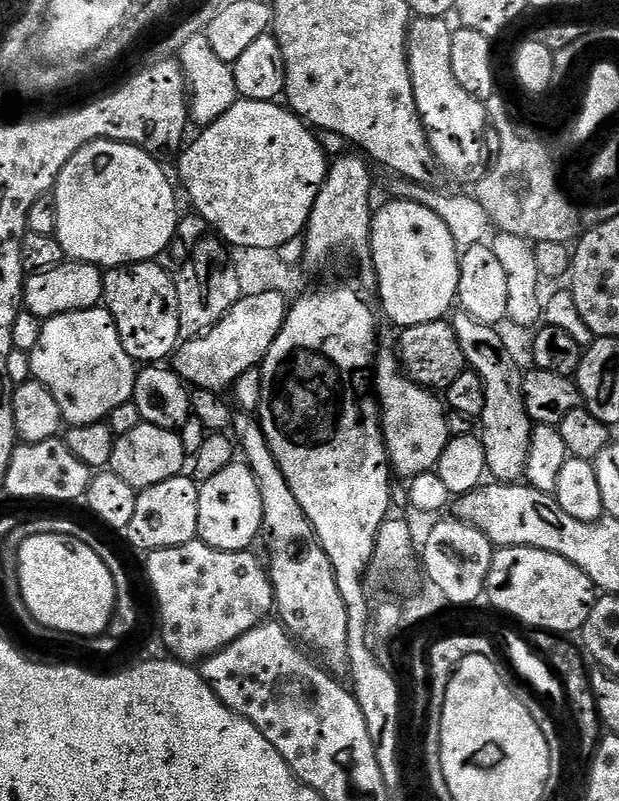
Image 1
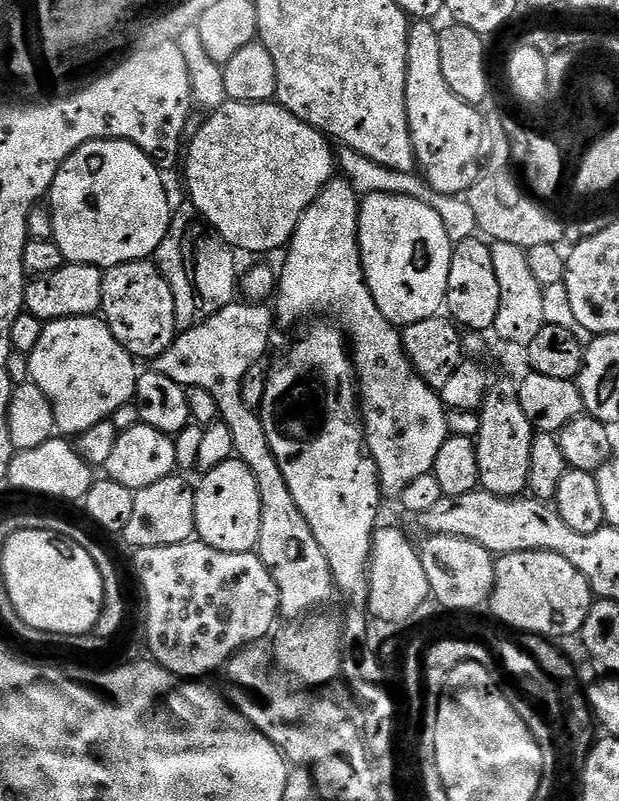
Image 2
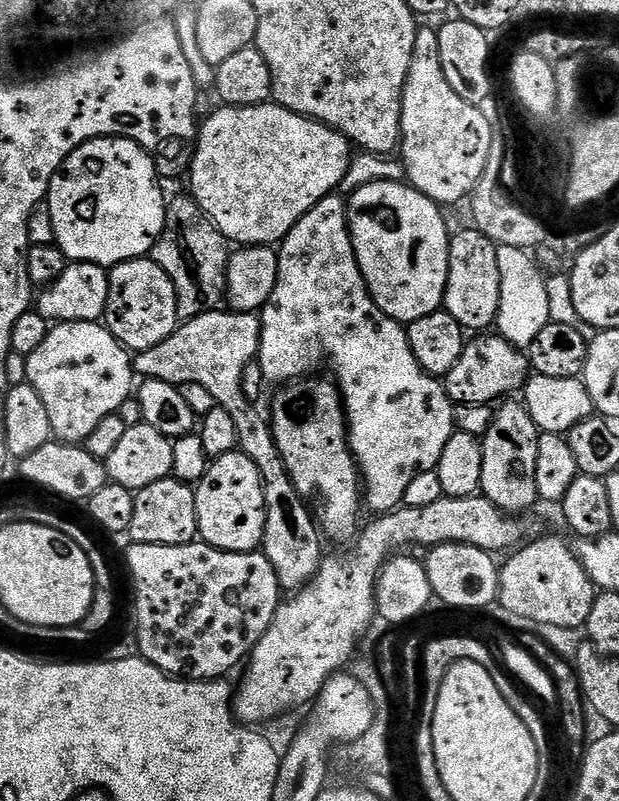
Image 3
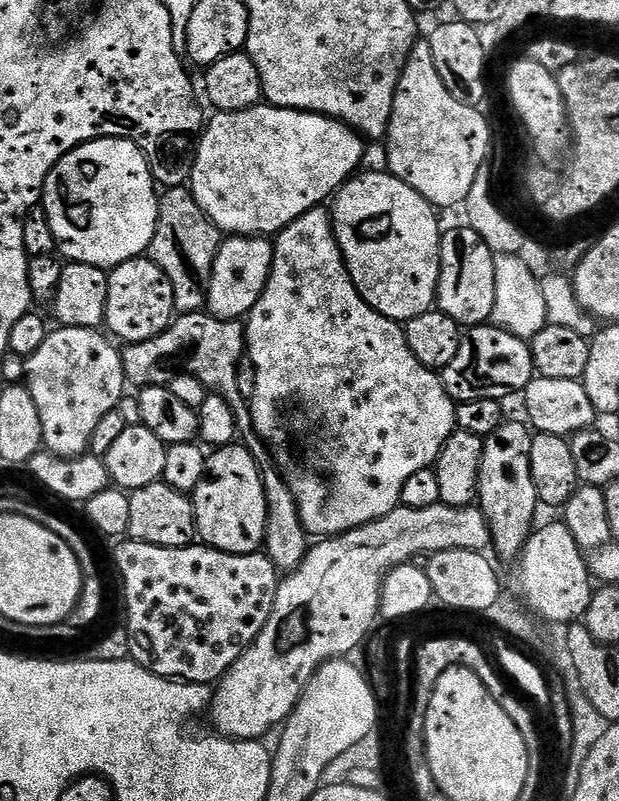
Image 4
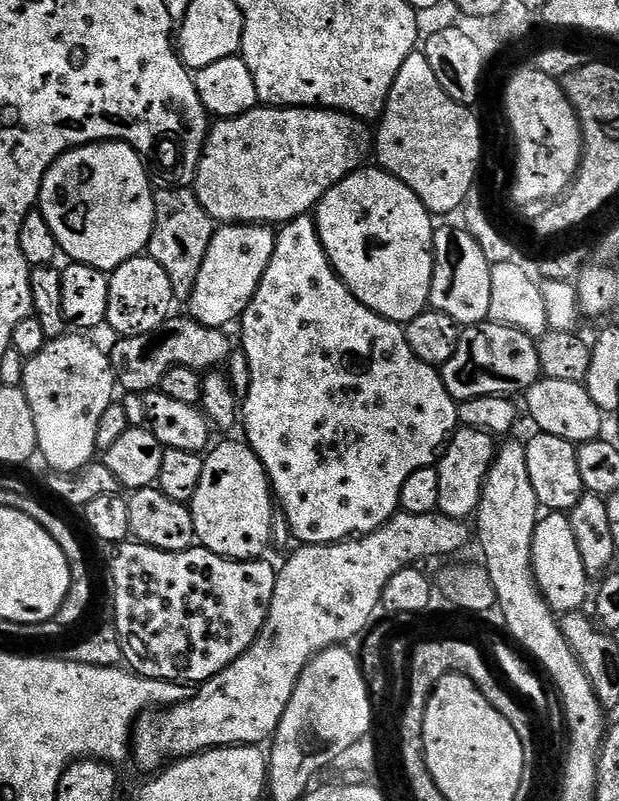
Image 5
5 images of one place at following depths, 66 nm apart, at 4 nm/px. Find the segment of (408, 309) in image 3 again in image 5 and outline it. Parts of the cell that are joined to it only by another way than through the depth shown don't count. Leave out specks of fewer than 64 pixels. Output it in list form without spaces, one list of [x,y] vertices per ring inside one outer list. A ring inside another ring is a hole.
[[[365,166],[320,199],[314,219],[328,261],[358,302],[401,326],[429,307],[434,217],[410,186],[379,166]]]

